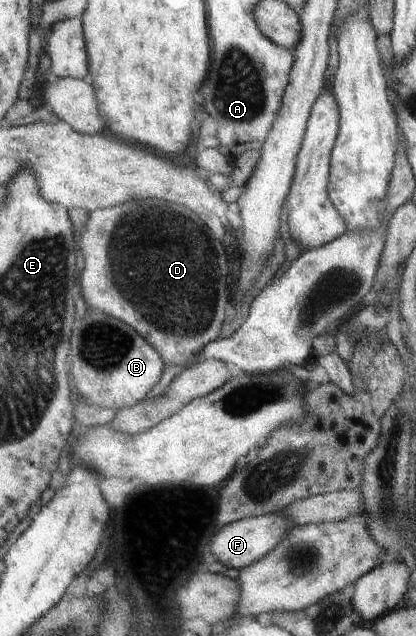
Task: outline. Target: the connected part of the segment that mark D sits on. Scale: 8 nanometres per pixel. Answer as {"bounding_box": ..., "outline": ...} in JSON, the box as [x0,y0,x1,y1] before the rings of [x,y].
{"bounding_box":[78,199,230,370],"outline":[[[160,199],[132,200],[120,206],[90,211],[78,247],[85,261],[78,284],[82,286],[80,291],[86,304],[133,326],[159,350],[164,368],[176,366],[188,370],[200,364],[199,354],[204,354],[208,345],[220,339],[226,306],[230,302],[230,290],[224,288],[228,286],[230,262],[208,224],[190,208]]]}

